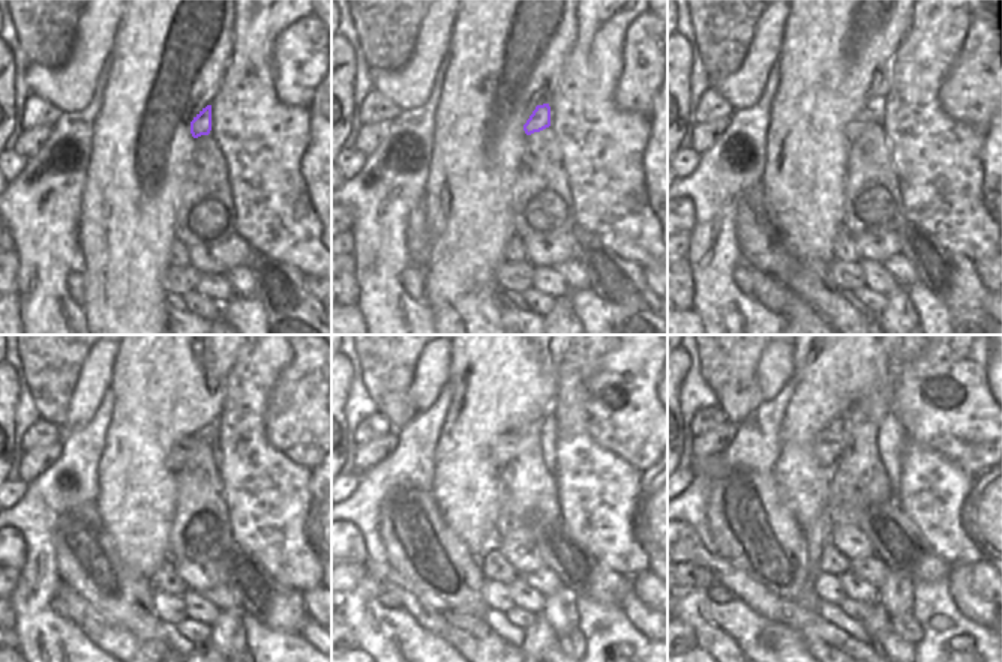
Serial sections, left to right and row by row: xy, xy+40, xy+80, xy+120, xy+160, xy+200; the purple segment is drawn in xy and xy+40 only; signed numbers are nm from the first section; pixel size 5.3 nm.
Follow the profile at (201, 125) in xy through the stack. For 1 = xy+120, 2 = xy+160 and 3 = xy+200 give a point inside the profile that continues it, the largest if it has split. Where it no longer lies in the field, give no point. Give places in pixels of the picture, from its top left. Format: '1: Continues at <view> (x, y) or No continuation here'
1: Continues at xy+120 (180, 452)
2: Continues at xy+160 (506, 446)
3: Continues at xy+200 (828, 445)

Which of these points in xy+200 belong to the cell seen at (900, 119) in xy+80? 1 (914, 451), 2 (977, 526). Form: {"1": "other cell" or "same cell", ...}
{"1": "same cell", "2": "other cell"}

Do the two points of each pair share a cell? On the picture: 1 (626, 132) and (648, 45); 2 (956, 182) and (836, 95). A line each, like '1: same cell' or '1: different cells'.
1: different cells
2: different cells

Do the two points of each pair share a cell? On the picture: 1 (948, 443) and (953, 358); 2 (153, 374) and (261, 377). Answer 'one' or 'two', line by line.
1: one
2: two

